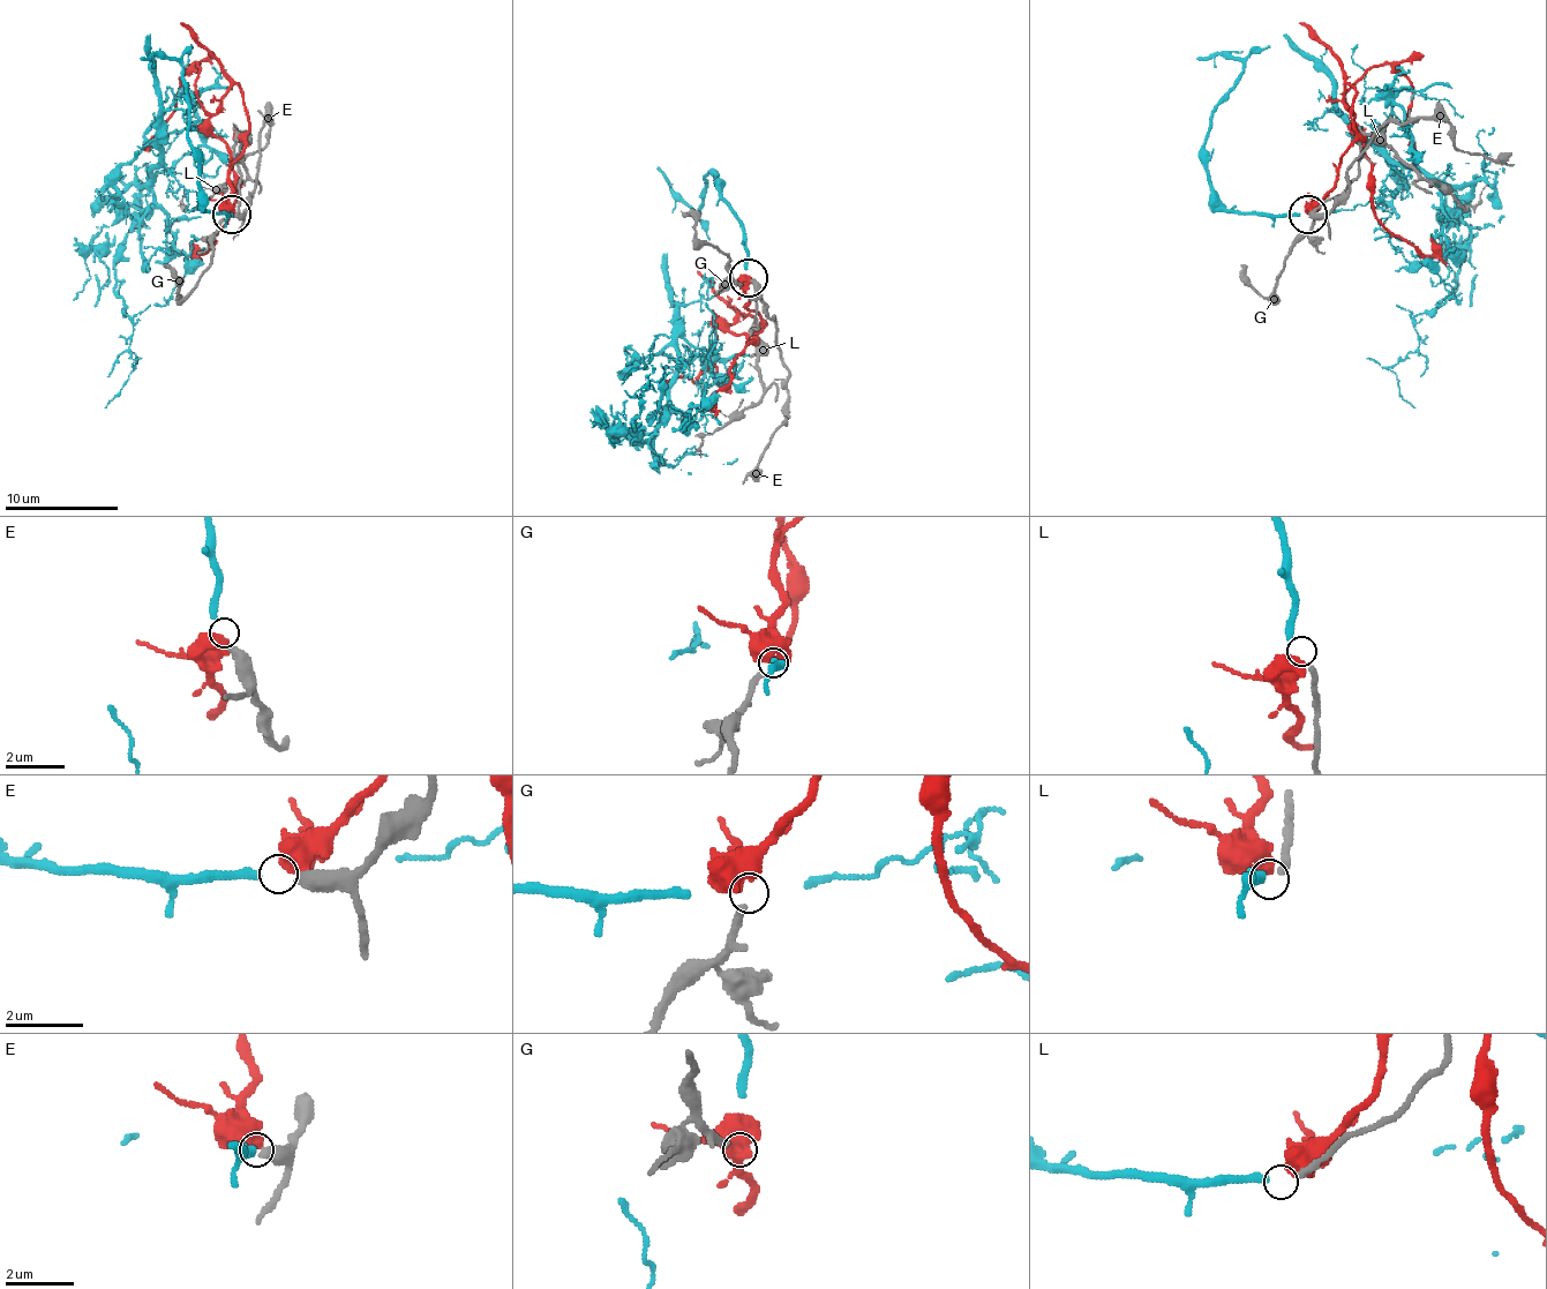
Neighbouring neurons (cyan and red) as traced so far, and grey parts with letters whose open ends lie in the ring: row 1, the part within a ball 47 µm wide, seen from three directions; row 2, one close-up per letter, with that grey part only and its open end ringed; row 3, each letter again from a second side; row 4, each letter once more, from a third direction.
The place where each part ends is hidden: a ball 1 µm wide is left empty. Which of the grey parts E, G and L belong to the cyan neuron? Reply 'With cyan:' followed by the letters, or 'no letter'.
With cyan: E

